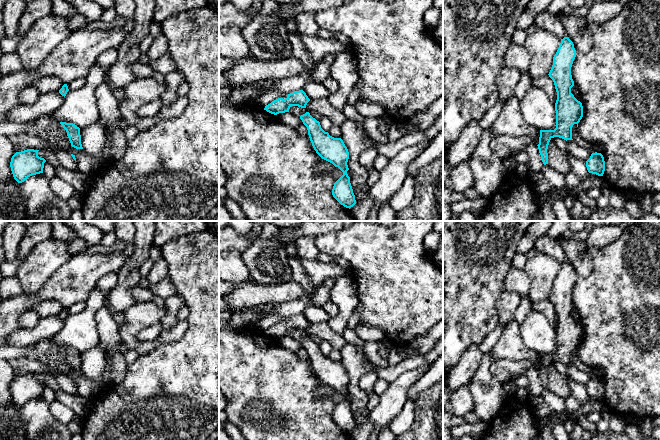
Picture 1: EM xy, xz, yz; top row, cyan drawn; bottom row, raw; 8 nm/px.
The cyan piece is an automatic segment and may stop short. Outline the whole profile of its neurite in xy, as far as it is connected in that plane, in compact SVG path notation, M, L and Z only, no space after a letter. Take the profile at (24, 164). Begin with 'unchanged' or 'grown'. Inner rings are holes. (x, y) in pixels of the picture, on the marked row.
unchanged | M27 149L16 152L10 162L14 179L22 183L30 176L43 173L46 160L38 156L39 150Z

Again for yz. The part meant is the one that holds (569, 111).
unchanged | M564 37L556 54L553 57L553 65L549 77L553 80L557 92L555 103L556 128L554 130L540 130L538 149L544 165L548 164L548 145L552 138L559 137L564 140L572 139L572 127L577 125L583 117L583 106L571 93L574 81L571 75L571 67L576 57L573 42Z

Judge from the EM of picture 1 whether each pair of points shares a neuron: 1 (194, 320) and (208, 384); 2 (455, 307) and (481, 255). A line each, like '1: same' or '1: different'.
1: same
2: same

